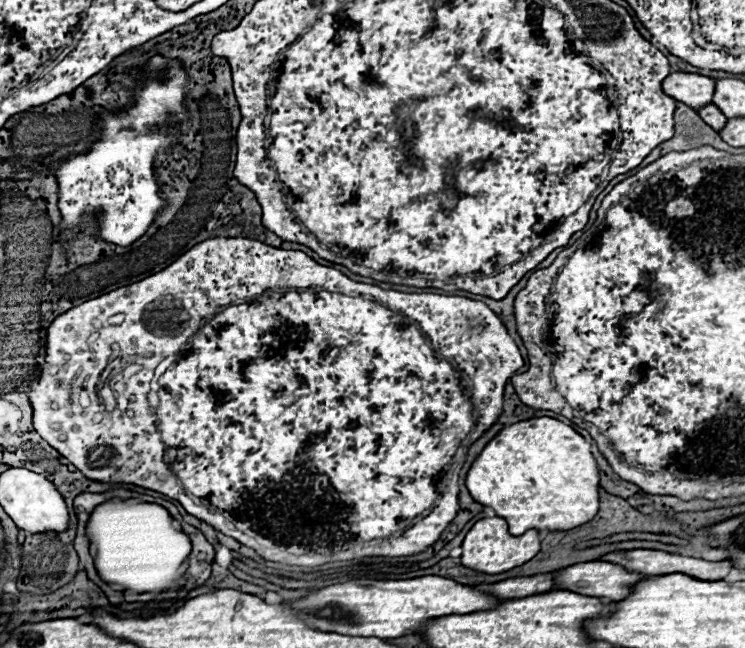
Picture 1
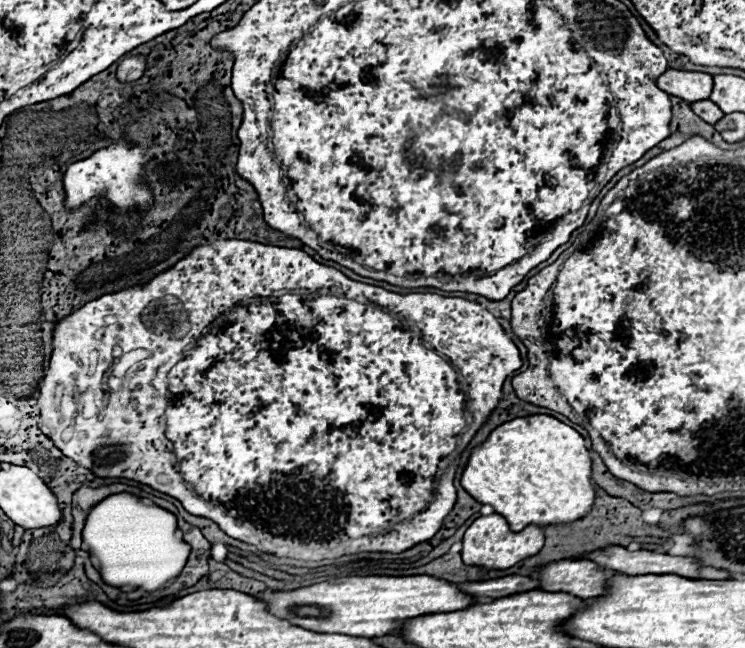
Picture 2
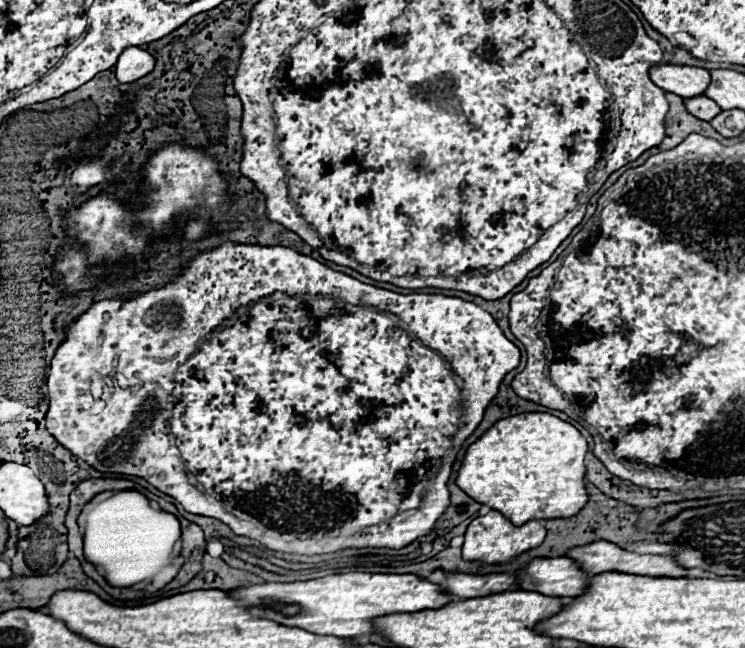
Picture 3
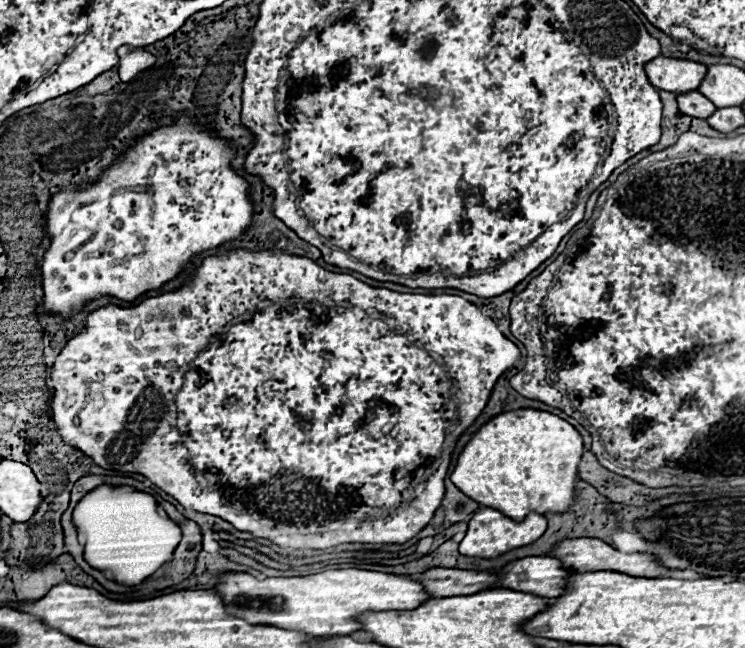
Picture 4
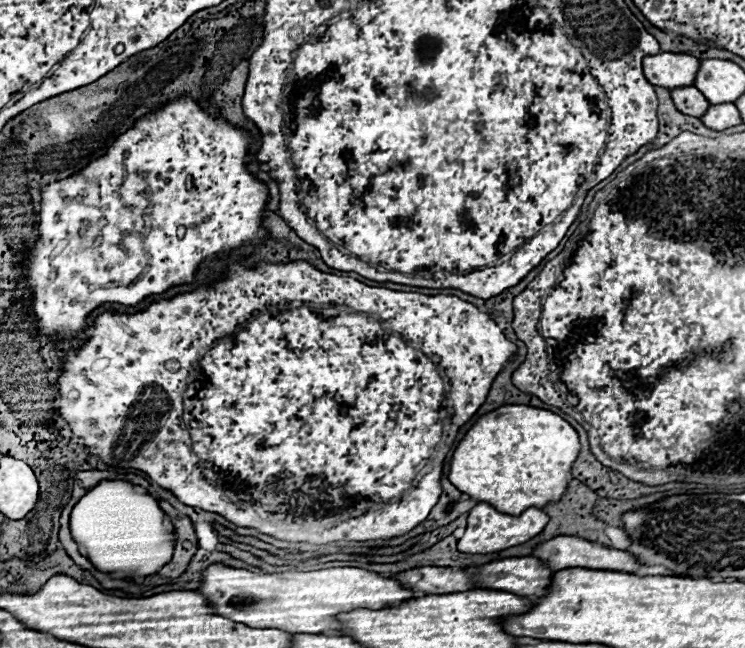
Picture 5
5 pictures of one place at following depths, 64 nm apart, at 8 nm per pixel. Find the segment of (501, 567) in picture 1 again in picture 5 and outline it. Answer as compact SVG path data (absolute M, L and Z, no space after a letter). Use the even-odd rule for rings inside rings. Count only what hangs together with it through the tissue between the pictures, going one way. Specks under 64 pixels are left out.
M478 502L470 512L468 512L468 526L466 526L466 534L458 540L458 550L466 552L466 554L490 554L490 552L500 552L504 548L528 542L530 538L534 538L536 534L540 534L544 530L544 526L548 524L548 514L542 508L526 508L520 516L510 516L510 514L502 514L496 512L492 506Z

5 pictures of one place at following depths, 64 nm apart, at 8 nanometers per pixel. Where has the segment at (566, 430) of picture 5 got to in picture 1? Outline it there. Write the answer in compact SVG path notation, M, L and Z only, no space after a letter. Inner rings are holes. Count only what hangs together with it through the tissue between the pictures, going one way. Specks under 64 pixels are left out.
M540 416L504 426L478 454L466 474L466 488L472 498L504 518L510 526L510 534L524 534L530 528L536 530L568 530L592 520L598 508L598 466L590 452L590 444L570 426L556 418Z

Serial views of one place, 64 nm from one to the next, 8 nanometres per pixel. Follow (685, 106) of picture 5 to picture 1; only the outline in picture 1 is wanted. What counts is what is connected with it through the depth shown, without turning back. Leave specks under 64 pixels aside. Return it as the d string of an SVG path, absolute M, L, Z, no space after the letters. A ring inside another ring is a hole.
M706 104L706 106L698 108L698 114L702 116L702 120L706 124L712 124L712 128L716 128L716 130L724 128L724 124L726 124L726 116L714 104Z

